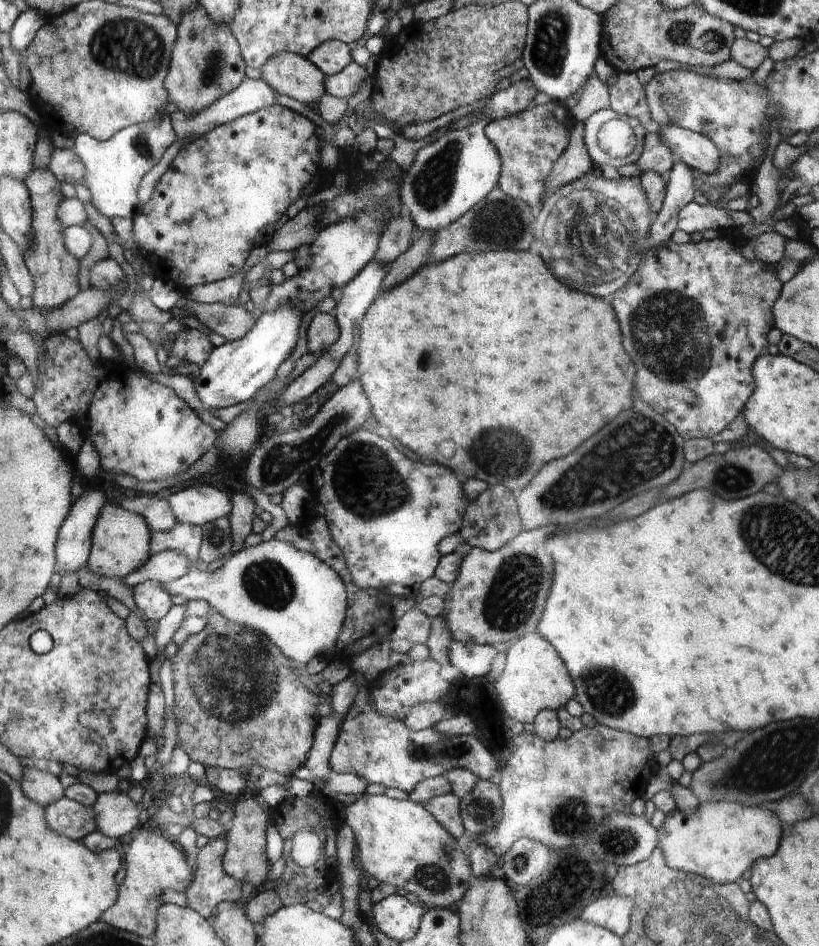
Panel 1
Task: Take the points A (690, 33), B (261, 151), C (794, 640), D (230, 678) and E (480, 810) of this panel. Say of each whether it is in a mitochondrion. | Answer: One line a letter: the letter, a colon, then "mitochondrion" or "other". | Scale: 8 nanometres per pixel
A: mitochondrion
B: mitochondrion
C: other
D: mitochondrion
E: mitochondrion

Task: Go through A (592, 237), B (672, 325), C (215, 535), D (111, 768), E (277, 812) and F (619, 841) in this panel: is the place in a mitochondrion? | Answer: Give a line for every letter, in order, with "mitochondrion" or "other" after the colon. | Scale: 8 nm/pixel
A: mitochondrion
B: mitochondrion
C: mitochondrion
D: other
E: other
F: mitochondrion

